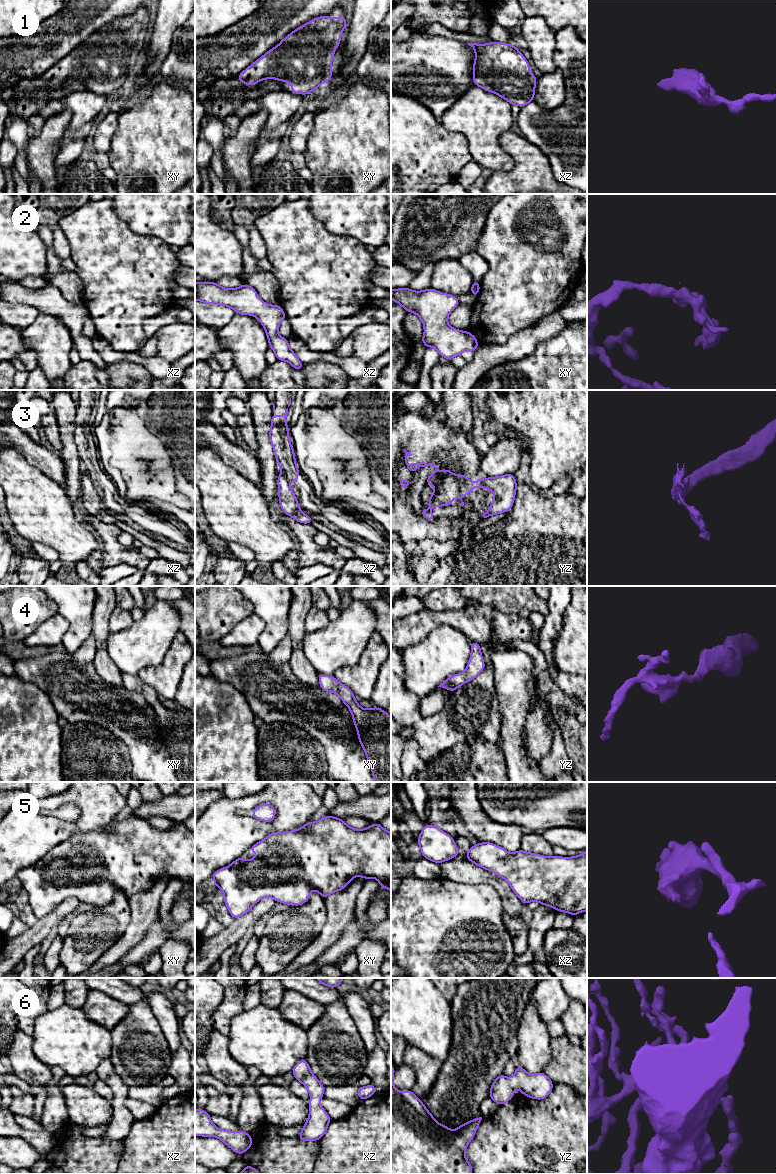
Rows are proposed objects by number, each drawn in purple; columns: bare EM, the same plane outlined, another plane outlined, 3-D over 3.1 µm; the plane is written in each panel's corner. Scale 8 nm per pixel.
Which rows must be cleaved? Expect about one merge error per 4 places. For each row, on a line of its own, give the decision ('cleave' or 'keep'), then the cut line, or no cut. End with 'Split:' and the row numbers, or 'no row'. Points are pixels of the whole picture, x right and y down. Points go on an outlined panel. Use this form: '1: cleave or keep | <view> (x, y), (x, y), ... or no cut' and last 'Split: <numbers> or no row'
1: keep | no cut
2: keep | no cut
3: cleave | xz (282, 473), (288, 482)
4: keep | no cut
5: keep | no cut
6: keep | no cut
Split: 3

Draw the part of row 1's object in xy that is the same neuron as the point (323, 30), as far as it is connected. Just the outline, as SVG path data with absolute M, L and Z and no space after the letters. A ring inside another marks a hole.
M345 17L312 19L242 71L238 81L255 86L265 79L277 79L290 83L293 94L308 95L331 80L332 59L347 25Z

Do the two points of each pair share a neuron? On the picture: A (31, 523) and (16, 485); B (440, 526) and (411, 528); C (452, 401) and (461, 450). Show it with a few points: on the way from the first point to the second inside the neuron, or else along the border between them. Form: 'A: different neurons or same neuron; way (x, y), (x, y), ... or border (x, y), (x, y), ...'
A: same neuron; way (30, 514), (30, 499), (25, 494)
B: same neuron; way (433, 528), (418, 528)
C: different neurons; border (440, 416), (446, 426), (463, 433), (470, 433)

